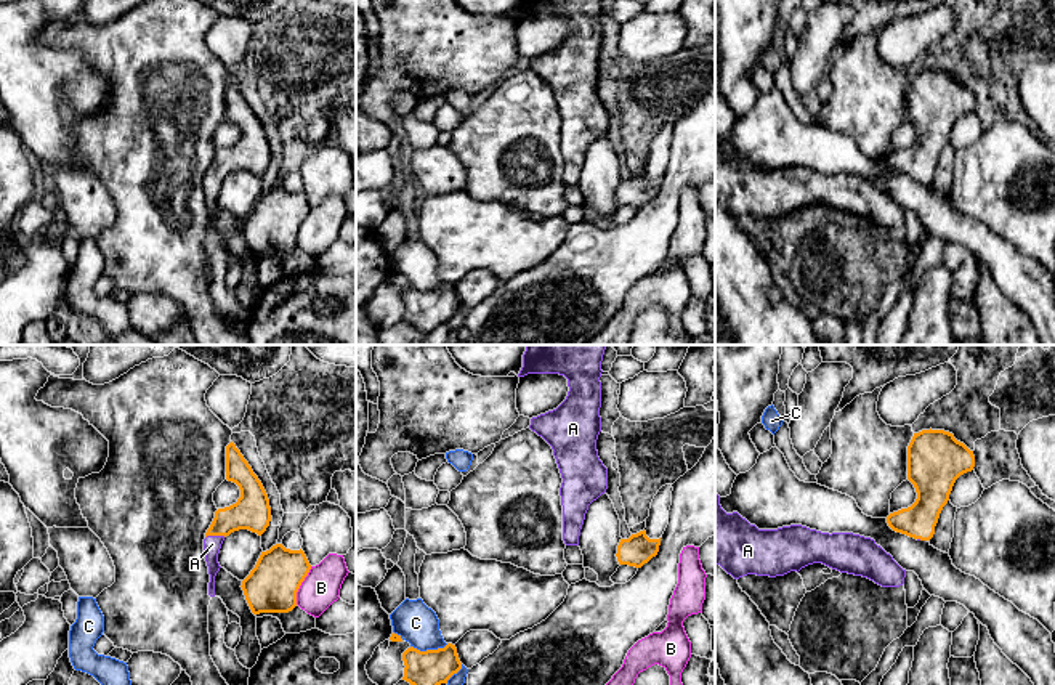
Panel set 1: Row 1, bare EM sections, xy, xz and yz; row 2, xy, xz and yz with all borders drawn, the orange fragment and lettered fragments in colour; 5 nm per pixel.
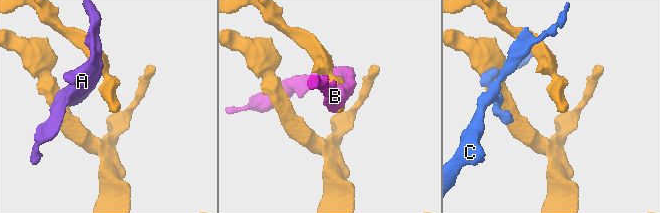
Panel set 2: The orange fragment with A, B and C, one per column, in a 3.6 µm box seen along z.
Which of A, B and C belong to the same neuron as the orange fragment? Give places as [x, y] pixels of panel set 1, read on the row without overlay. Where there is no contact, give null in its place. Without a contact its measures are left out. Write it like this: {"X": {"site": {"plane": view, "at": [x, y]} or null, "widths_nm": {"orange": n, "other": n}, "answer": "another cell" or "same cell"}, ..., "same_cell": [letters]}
{"A": {"site": {"plane": "xy", "at": [215, 175]}, "widths_nm": {"orange": 180, "other": 90}, "answer": "same cell"}, "B": {"site": {"plane": "xy", "at": [300, 225]}, "widths_nm": {"orange": 260, "other": 190}, "answer": "another cell"}, "C": {"site": {"plane": "xz", "at": [428, 291]}, "widths_nm": {"orange": 190, "other": 200}, "answer": "another cell"}, "same_cell": ["A"]}

